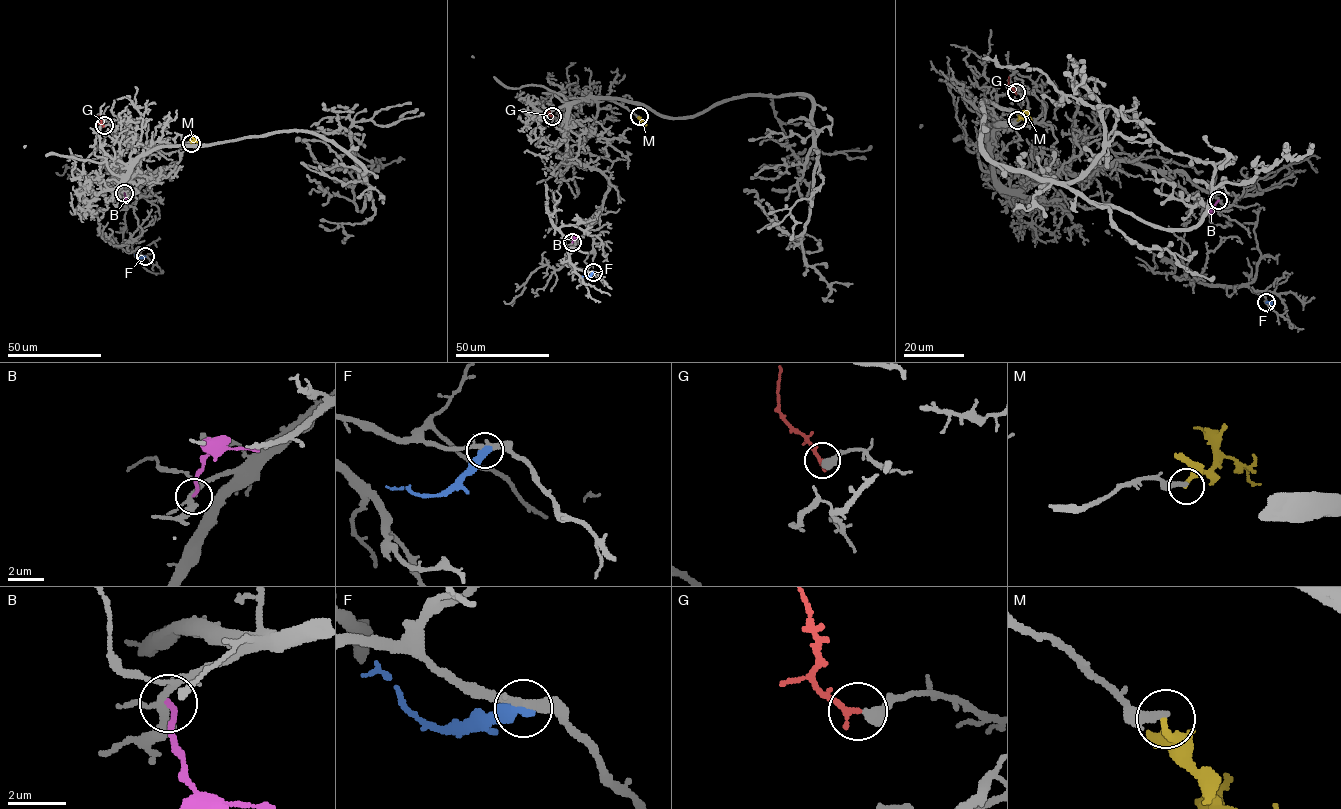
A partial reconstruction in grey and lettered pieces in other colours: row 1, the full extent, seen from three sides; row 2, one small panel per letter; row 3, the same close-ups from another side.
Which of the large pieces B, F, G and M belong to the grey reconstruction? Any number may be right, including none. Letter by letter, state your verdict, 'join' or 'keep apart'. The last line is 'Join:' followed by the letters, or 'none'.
B: keep apart
F: keep apart
G: join
M: keep apart
Join: G

